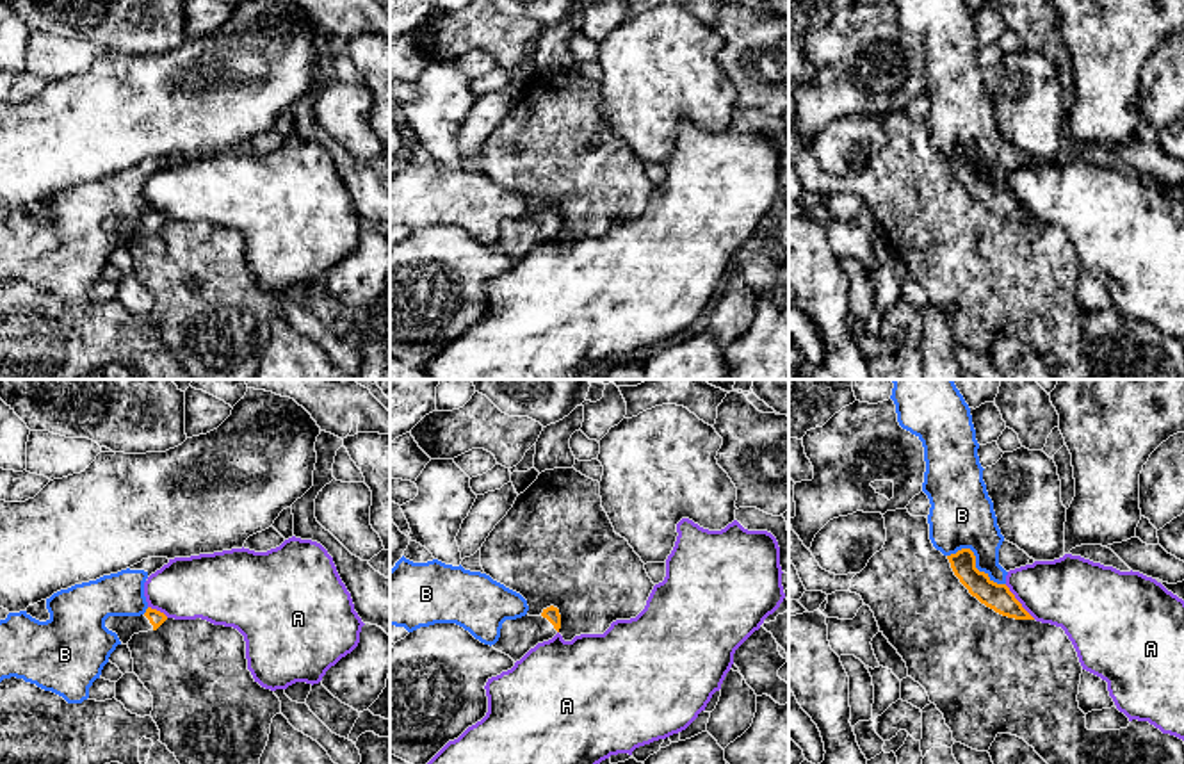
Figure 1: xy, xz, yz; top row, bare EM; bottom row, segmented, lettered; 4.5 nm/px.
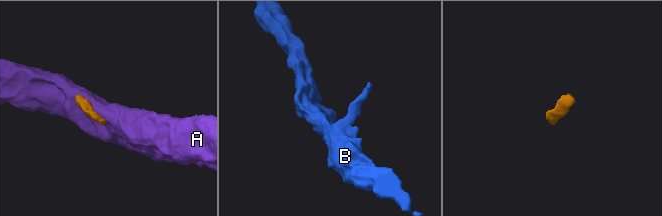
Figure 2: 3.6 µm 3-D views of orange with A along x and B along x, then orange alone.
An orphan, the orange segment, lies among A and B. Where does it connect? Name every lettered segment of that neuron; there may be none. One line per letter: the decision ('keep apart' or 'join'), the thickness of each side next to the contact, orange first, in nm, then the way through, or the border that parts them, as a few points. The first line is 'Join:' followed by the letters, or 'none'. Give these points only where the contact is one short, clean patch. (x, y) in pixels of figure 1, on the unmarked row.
Join: none
A: keep apart | 120/320 nm
B: keep apart | 120/300 nm

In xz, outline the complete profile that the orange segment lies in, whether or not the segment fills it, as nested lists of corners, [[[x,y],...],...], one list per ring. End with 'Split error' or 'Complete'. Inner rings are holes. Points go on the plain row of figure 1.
[[[550,207],[539,217],[525,215],[516,221],[506,221],[499,242],[491,248],[516,264],[538,244],[552,240],[559,230],[559,210]]]. Split error

